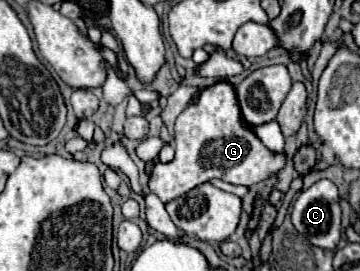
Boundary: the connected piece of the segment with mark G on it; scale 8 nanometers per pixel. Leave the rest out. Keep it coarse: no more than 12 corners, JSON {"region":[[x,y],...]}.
{"region":[[234,86],[176,118],[174,160],[150,192],[170,202],[214,178],[254,186],[284,166],[244,124]]}

